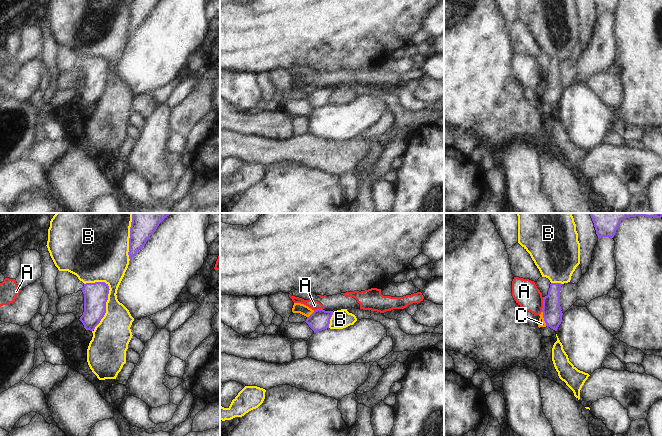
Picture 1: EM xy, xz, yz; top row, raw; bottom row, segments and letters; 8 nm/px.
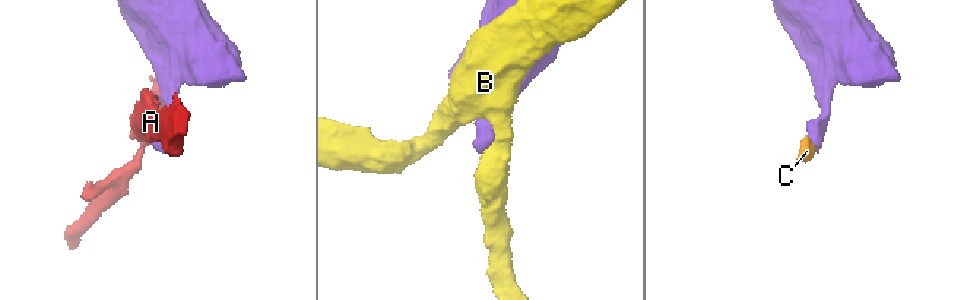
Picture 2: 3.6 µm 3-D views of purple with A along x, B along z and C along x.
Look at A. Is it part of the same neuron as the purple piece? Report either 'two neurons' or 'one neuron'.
two neurons

